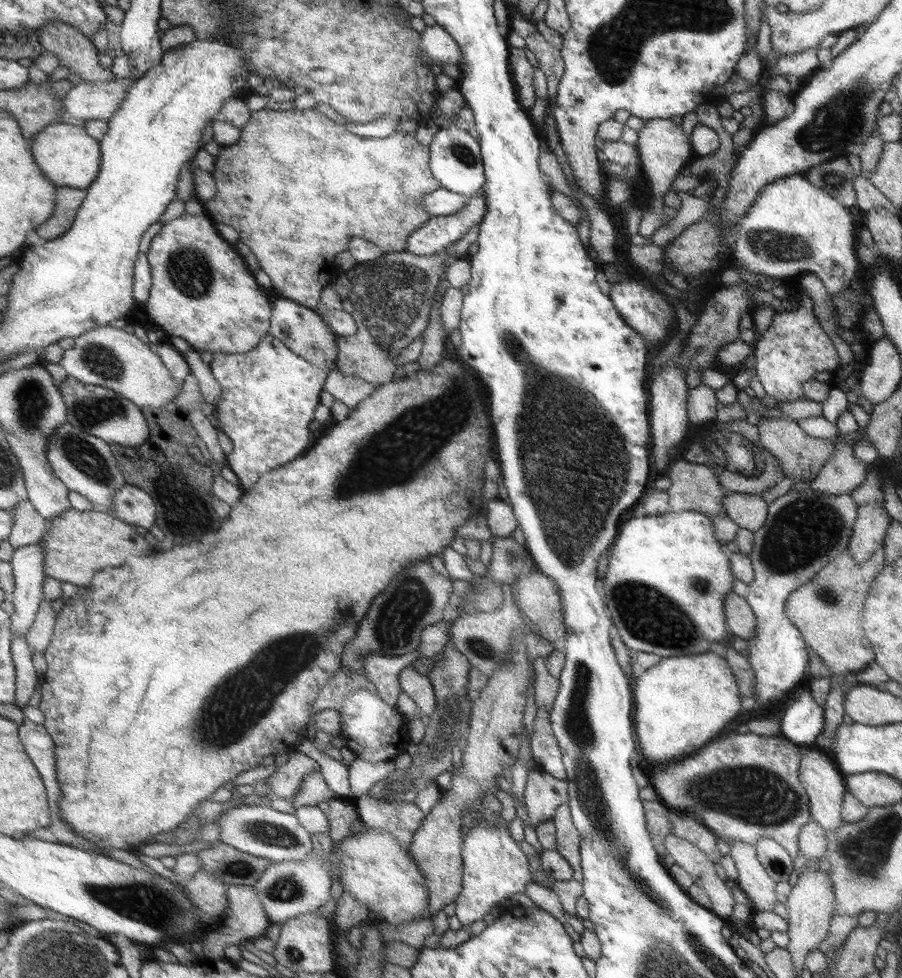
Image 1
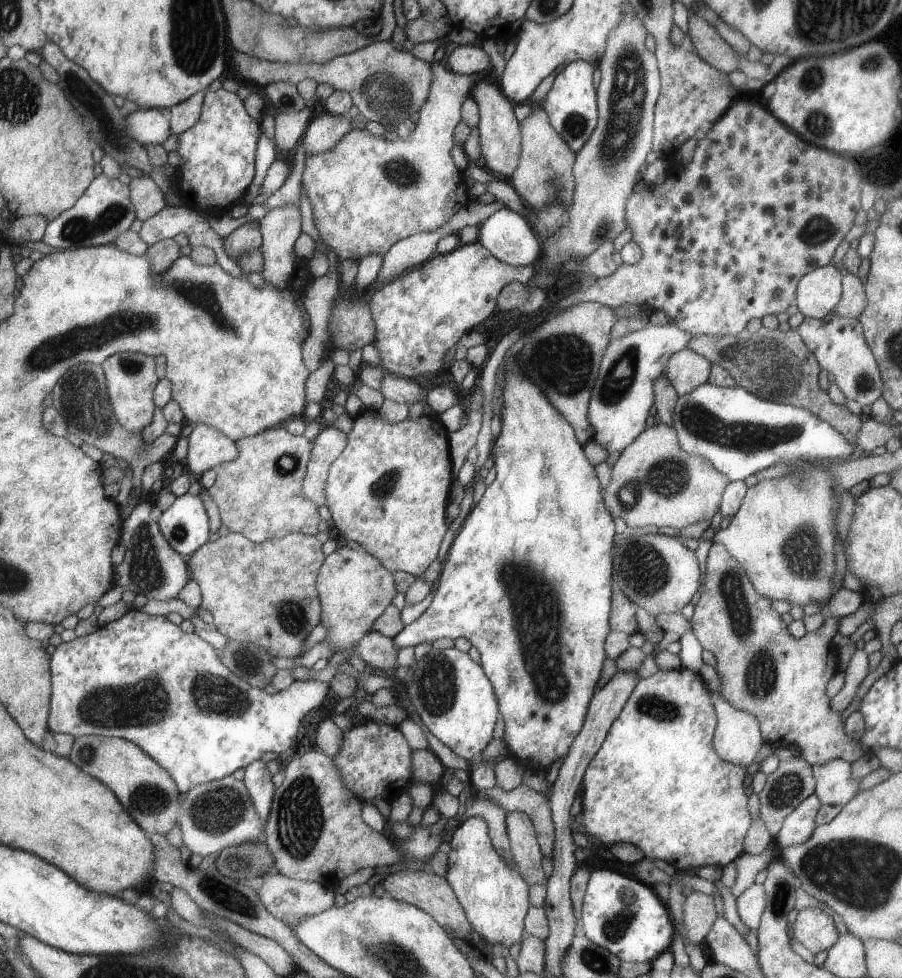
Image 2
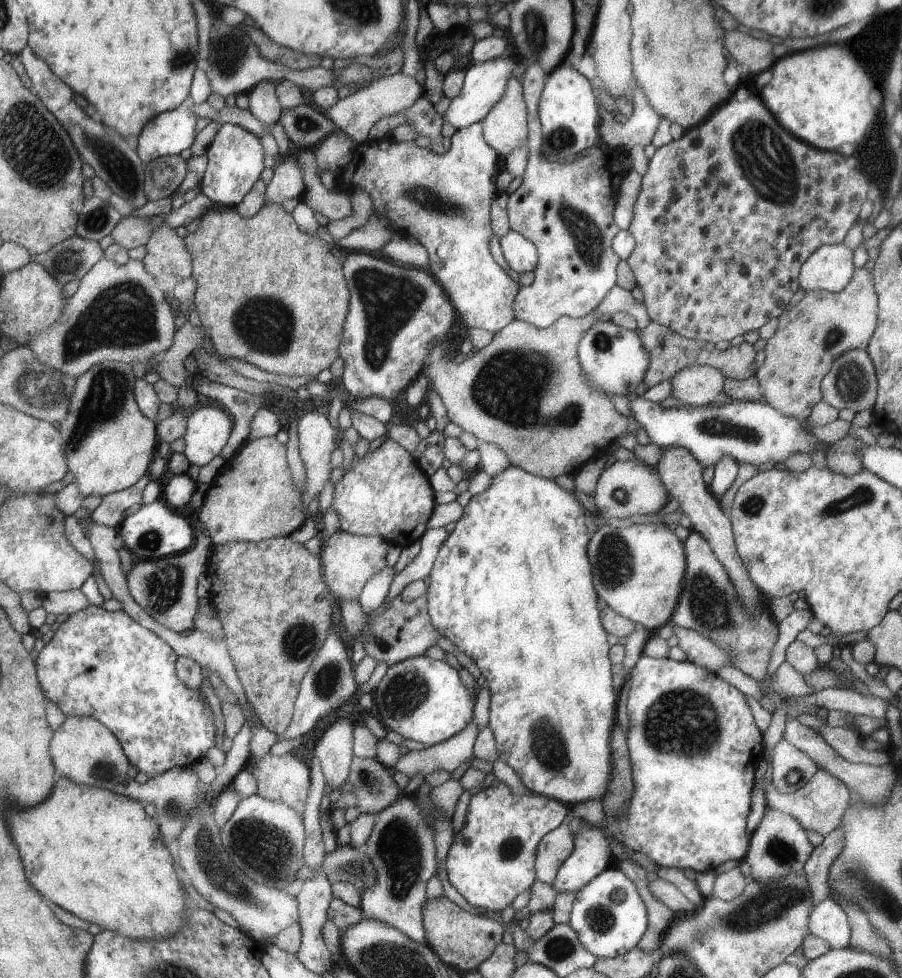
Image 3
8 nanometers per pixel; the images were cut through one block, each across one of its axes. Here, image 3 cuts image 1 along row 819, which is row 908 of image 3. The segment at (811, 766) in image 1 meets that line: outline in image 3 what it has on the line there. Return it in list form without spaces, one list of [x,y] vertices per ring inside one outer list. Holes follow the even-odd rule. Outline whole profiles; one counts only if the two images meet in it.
[[[832,898],[814,903],[808,928],[812,935],[823,938],[831,949],[851,946],[851,923],[847,911]]]

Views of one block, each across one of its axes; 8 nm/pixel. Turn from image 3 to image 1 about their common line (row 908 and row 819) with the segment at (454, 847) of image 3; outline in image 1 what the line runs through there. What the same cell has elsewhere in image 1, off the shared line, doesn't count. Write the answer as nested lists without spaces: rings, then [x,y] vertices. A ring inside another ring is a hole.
[[[482,810],[482,813],[484,823],[474,827],[464,838],[463,891],[455,900],[455,918],[458,918],[463,928],[482,921],[502,900],[506,901],[513,894],[526,893],[528,884],[533,882],[529,859],[511,836],[509,824],[500,816],[500,812]]]

